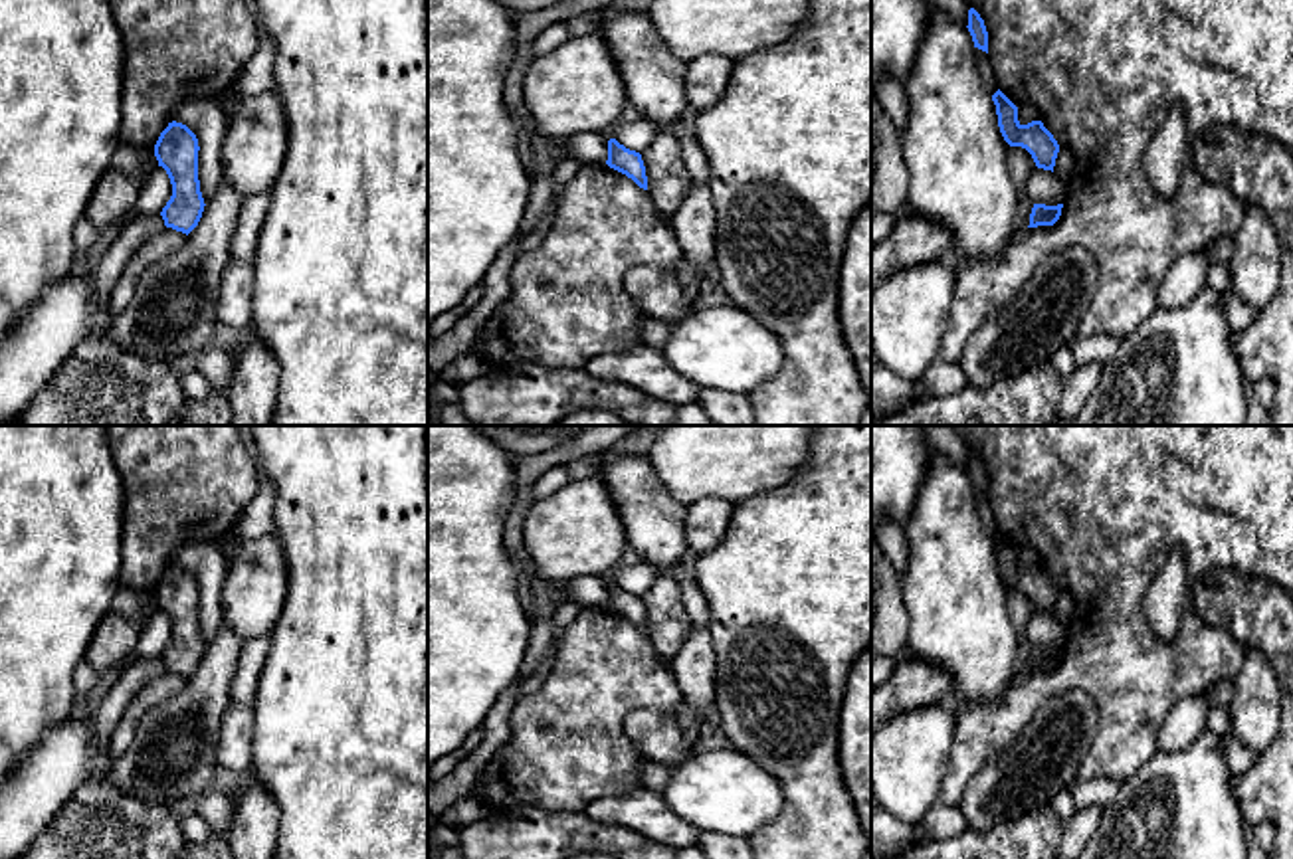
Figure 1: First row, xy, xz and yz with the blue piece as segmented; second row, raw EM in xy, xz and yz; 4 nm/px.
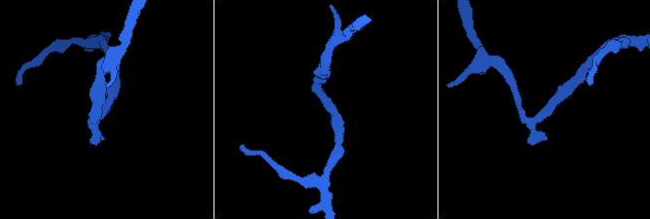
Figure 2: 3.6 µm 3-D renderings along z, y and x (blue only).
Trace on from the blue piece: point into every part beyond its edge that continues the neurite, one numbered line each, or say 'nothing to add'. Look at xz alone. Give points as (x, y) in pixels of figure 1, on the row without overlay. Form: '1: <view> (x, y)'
nothing to add

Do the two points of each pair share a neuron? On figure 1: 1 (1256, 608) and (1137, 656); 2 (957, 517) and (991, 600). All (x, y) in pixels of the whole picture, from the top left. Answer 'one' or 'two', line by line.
1: two
2: one

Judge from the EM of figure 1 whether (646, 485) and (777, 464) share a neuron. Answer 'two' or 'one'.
two

